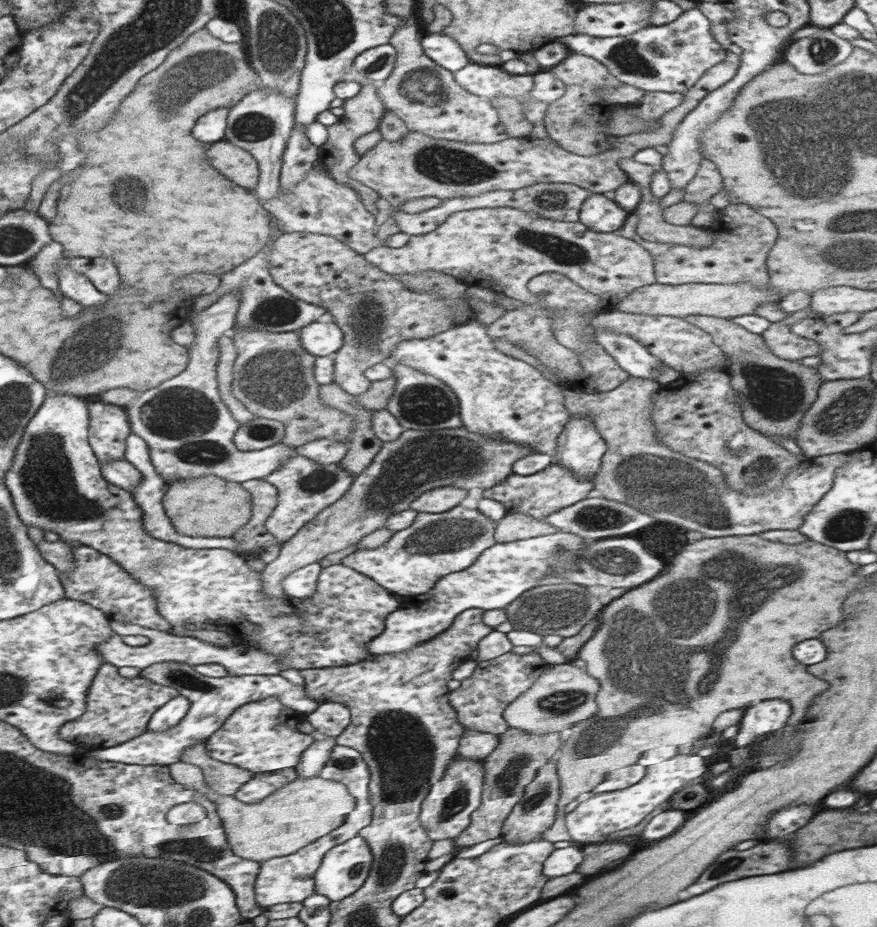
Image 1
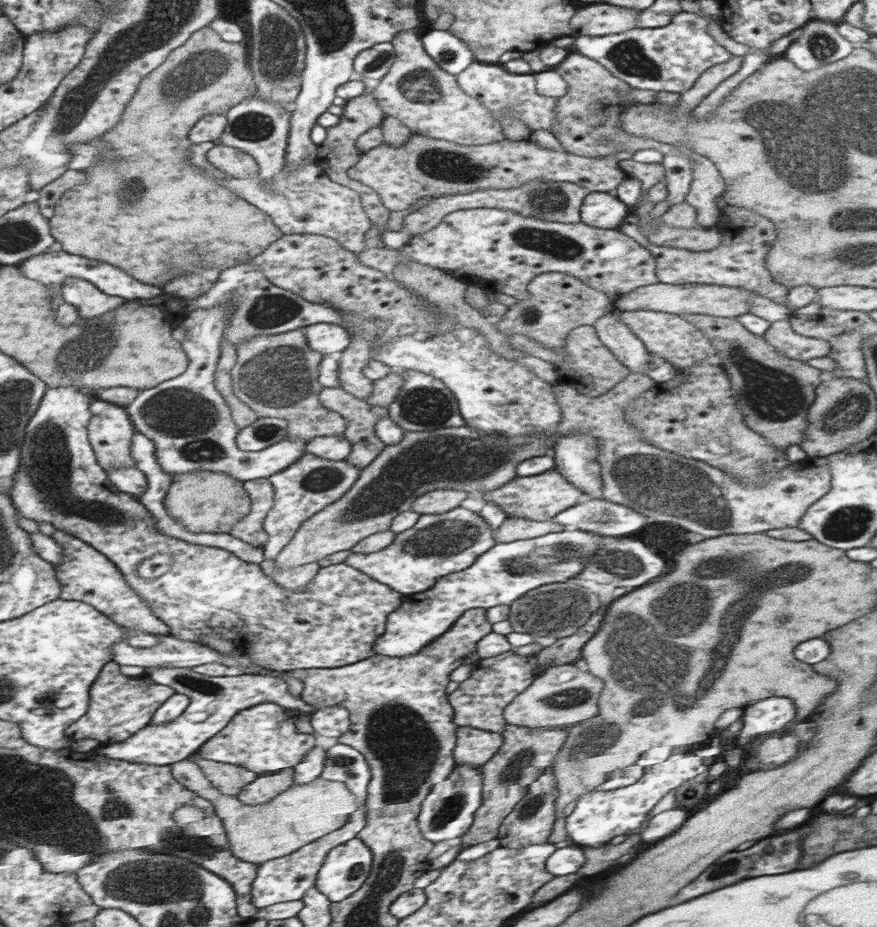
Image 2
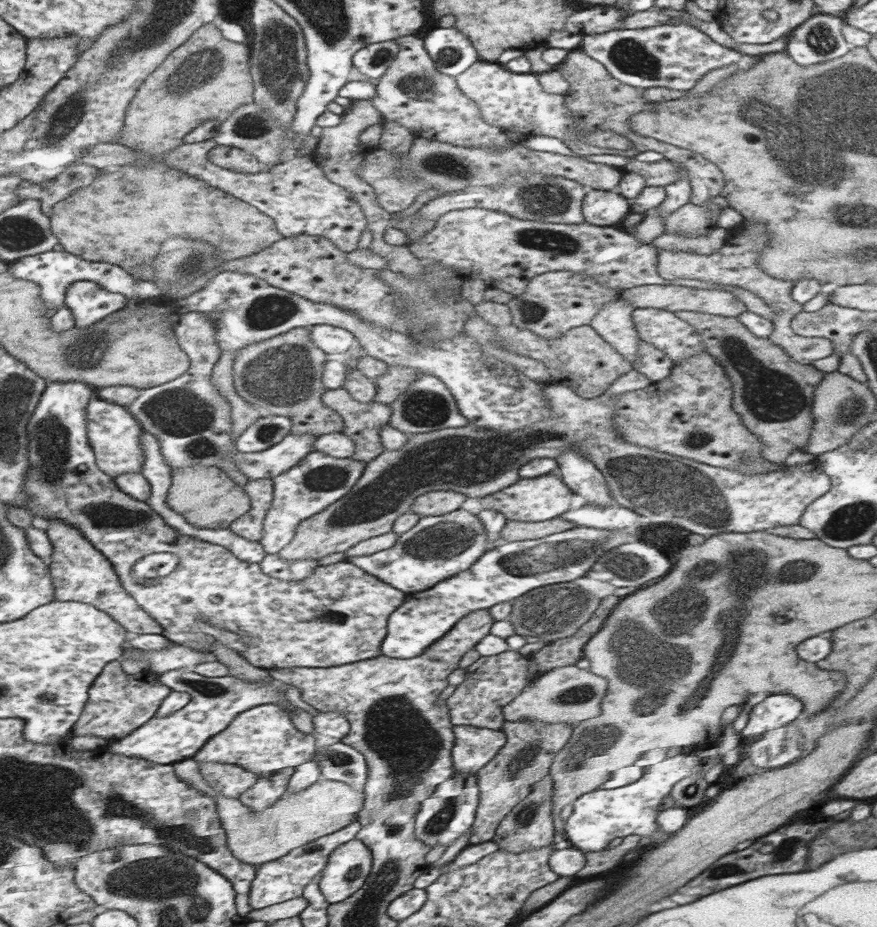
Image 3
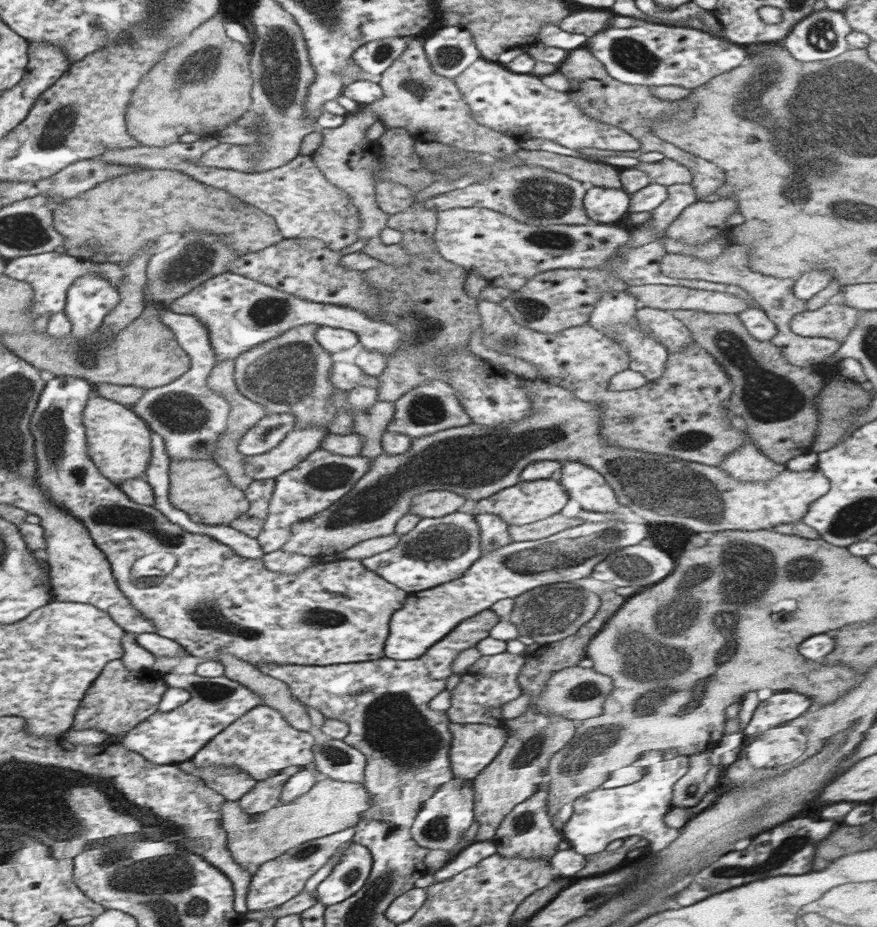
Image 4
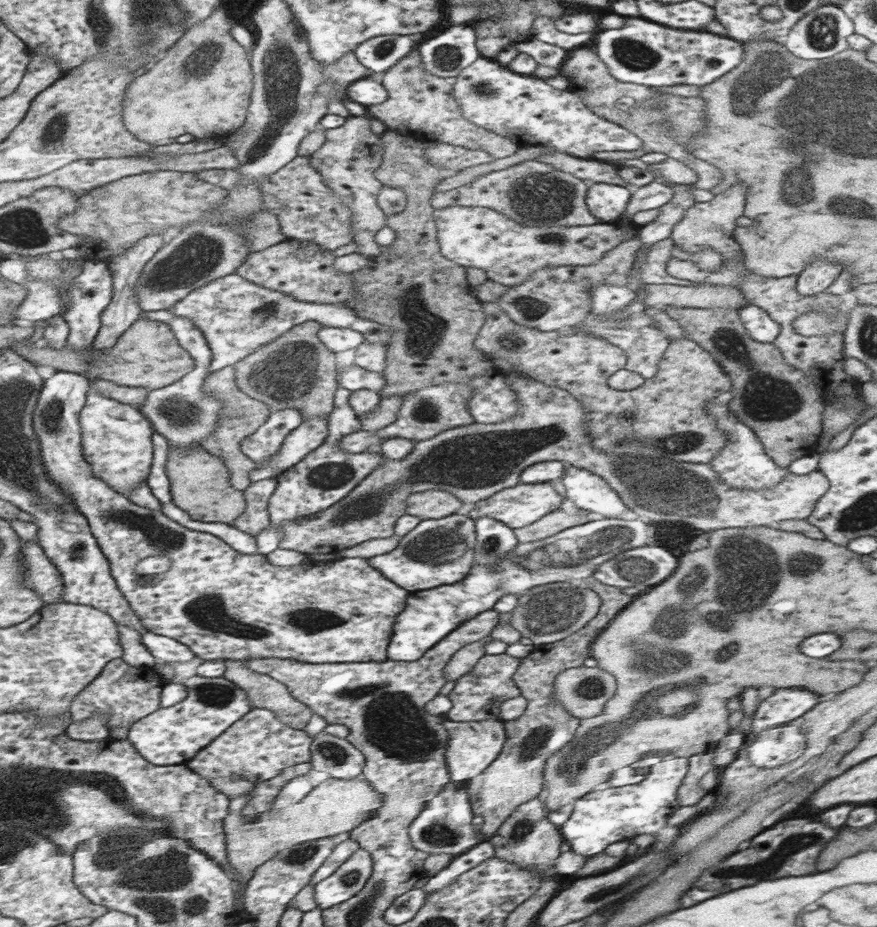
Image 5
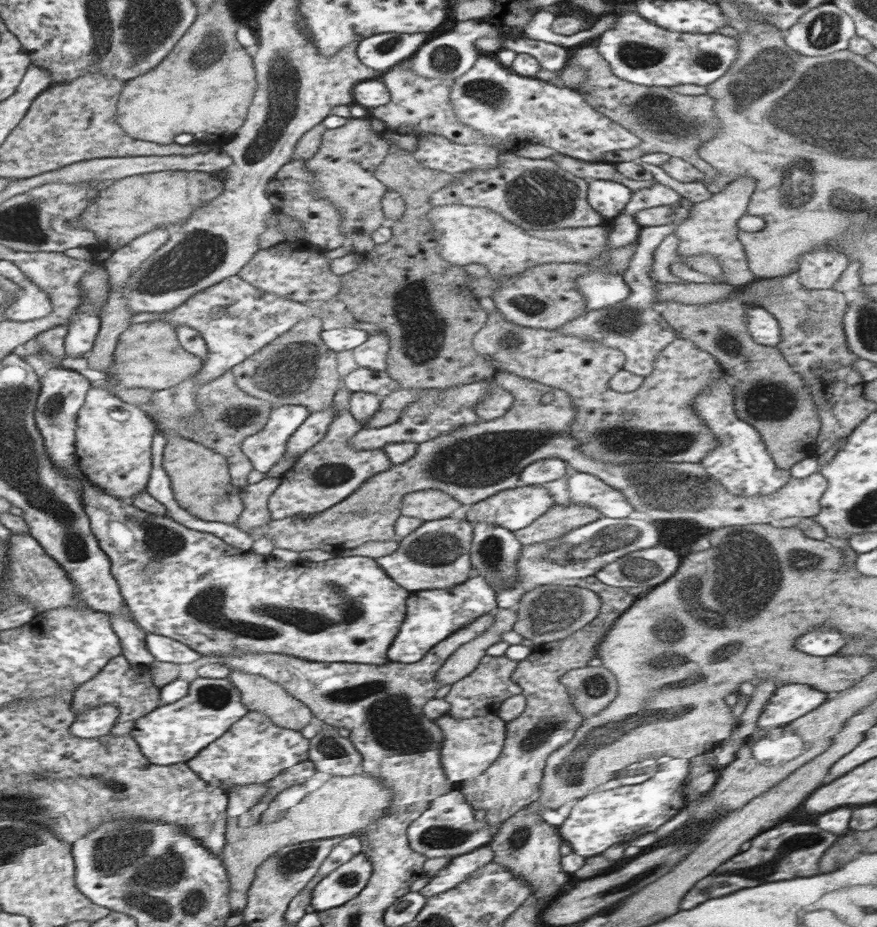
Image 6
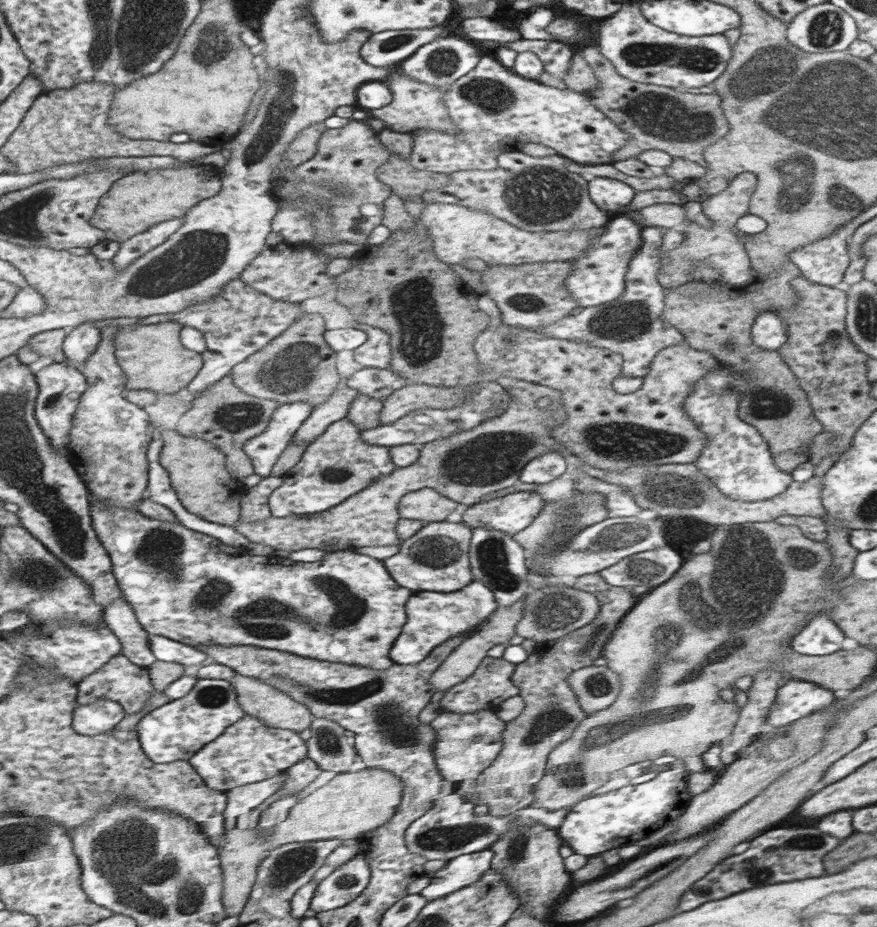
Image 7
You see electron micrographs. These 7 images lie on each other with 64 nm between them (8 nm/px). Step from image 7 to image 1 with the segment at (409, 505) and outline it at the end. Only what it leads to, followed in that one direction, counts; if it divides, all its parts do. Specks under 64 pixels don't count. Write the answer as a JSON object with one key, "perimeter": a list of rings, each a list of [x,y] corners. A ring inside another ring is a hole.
{"perimeter":[[[451,485],[434,488],[412,500],[410,509],[416,513],[442,513],[456,507],[466,494],[464,488]]]}

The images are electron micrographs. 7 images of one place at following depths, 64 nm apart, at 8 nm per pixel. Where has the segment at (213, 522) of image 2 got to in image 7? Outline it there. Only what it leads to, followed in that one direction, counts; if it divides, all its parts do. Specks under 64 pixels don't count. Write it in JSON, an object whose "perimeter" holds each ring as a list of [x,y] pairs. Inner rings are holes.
{"perimeter":[[[169,431],[162,432],[160,436],[164,440],[161,465],[168,470],[178,496],[185,500],[185,508],[205,520],[235,526],[241,519],[241,499],[247,487],[227,470],[225,454],[214,444],[199,438],[185,438]]]}

